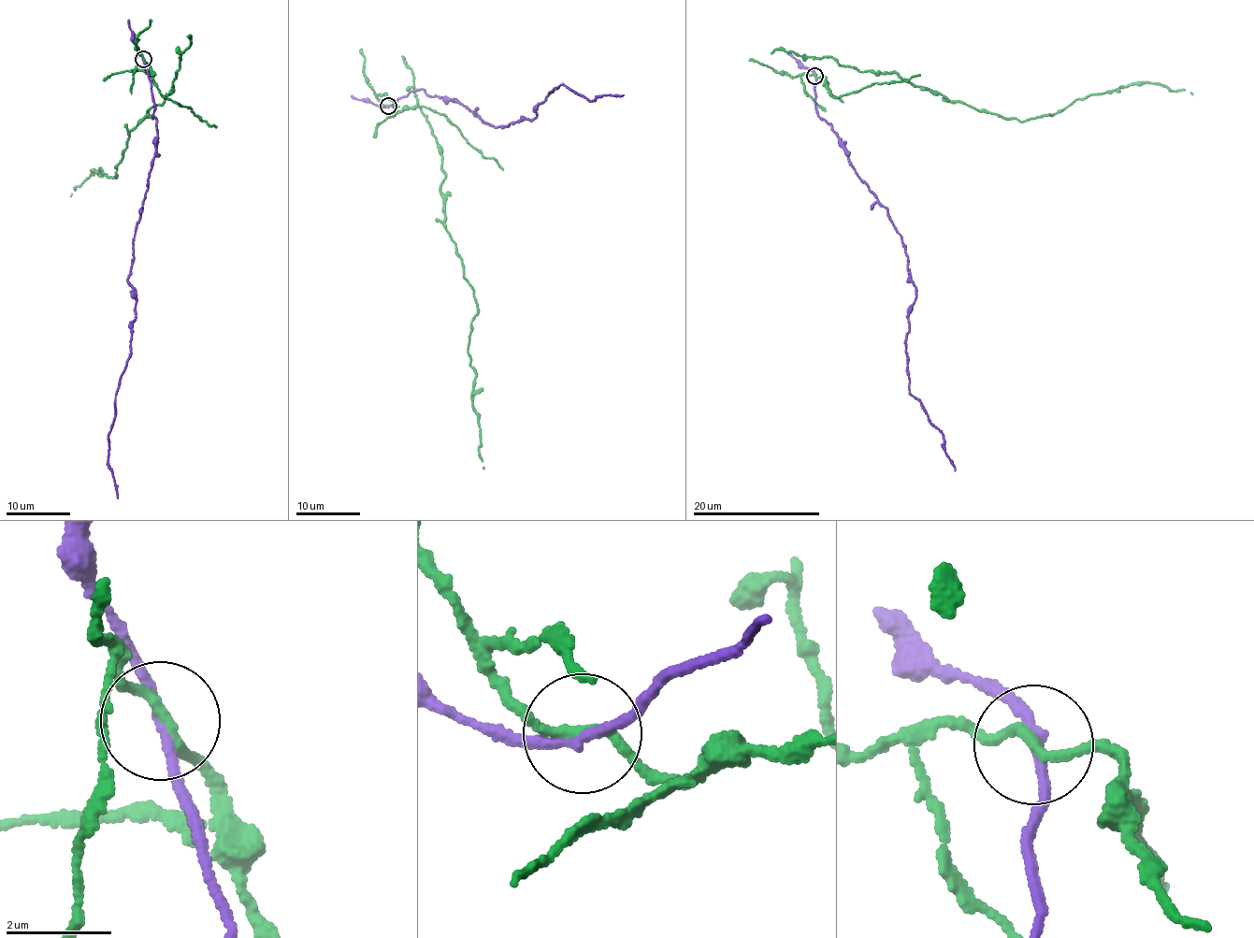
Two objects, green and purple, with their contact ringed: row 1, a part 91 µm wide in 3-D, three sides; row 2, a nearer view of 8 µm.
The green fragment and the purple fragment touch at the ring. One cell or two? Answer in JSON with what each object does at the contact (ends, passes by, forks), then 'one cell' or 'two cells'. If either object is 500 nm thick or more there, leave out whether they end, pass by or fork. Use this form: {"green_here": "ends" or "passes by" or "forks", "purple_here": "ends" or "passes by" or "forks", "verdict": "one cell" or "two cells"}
{"green_here": "passes by", "purple_here": "passes by", "verdict": "two cells"}

